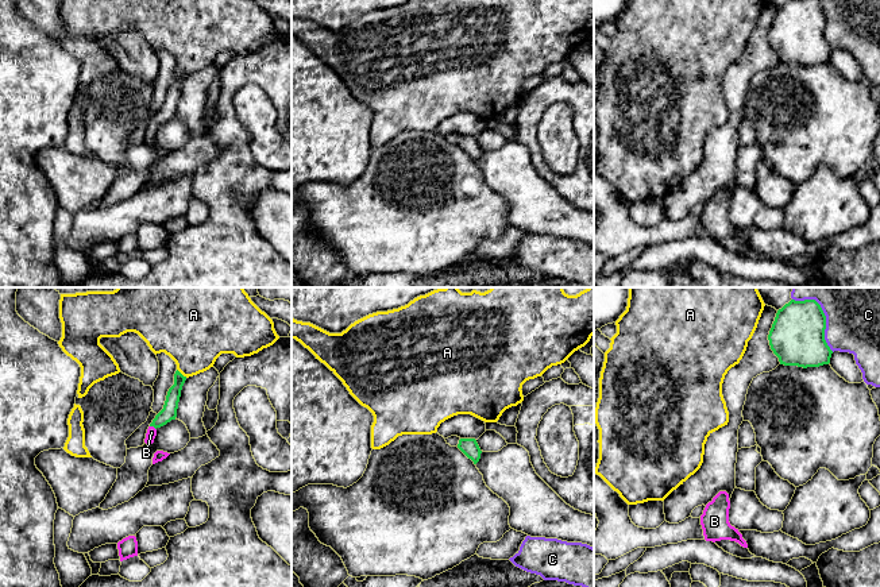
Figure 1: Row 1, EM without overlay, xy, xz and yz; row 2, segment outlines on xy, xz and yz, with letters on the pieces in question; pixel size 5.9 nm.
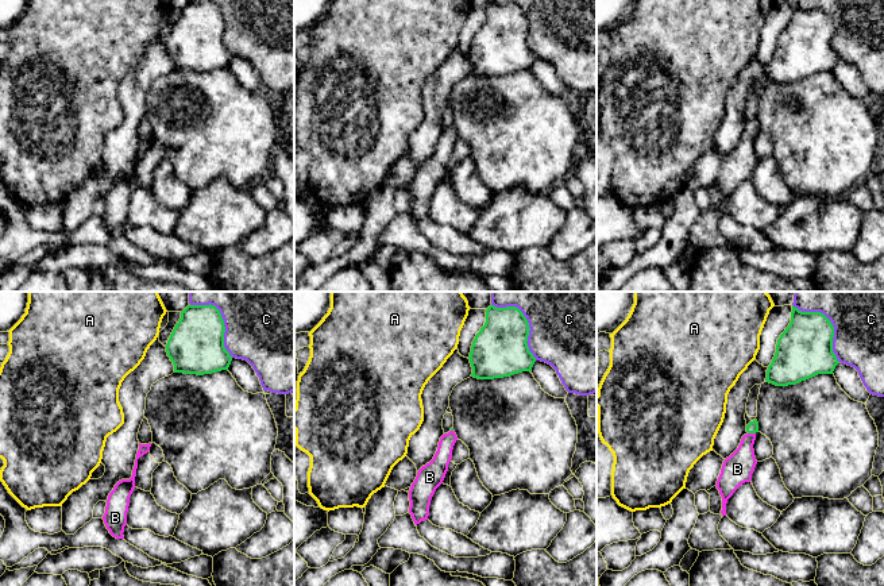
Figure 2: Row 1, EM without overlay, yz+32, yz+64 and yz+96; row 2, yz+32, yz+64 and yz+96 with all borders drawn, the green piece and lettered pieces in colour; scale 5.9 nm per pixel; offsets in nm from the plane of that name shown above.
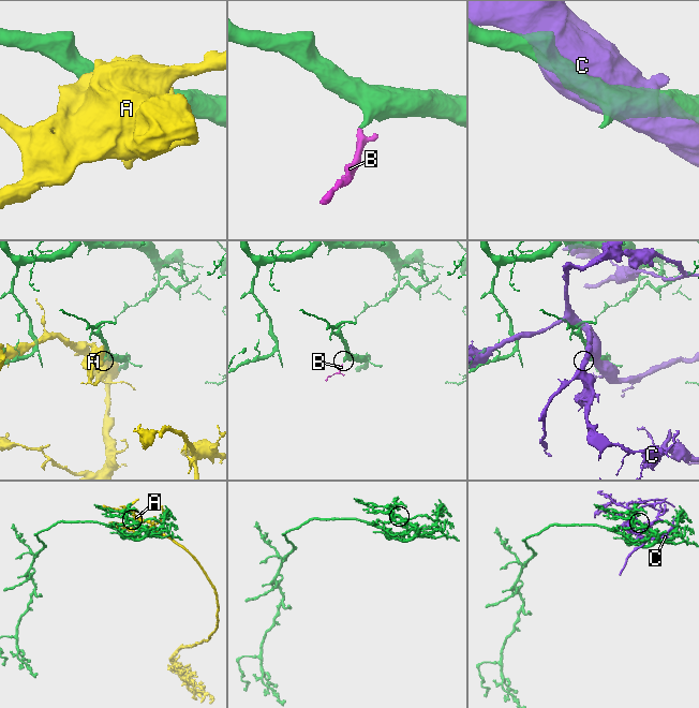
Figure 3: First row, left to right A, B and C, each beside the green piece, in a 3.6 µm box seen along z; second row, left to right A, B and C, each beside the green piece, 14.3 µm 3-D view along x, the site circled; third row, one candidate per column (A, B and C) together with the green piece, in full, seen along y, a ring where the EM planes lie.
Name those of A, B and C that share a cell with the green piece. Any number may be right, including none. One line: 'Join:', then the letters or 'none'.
Join: B

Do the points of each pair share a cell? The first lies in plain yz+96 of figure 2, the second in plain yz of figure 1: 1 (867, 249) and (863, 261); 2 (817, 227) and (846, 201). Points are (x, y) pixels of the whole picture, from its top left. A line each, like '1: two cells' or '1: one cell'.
1: two cells
2: one cell

